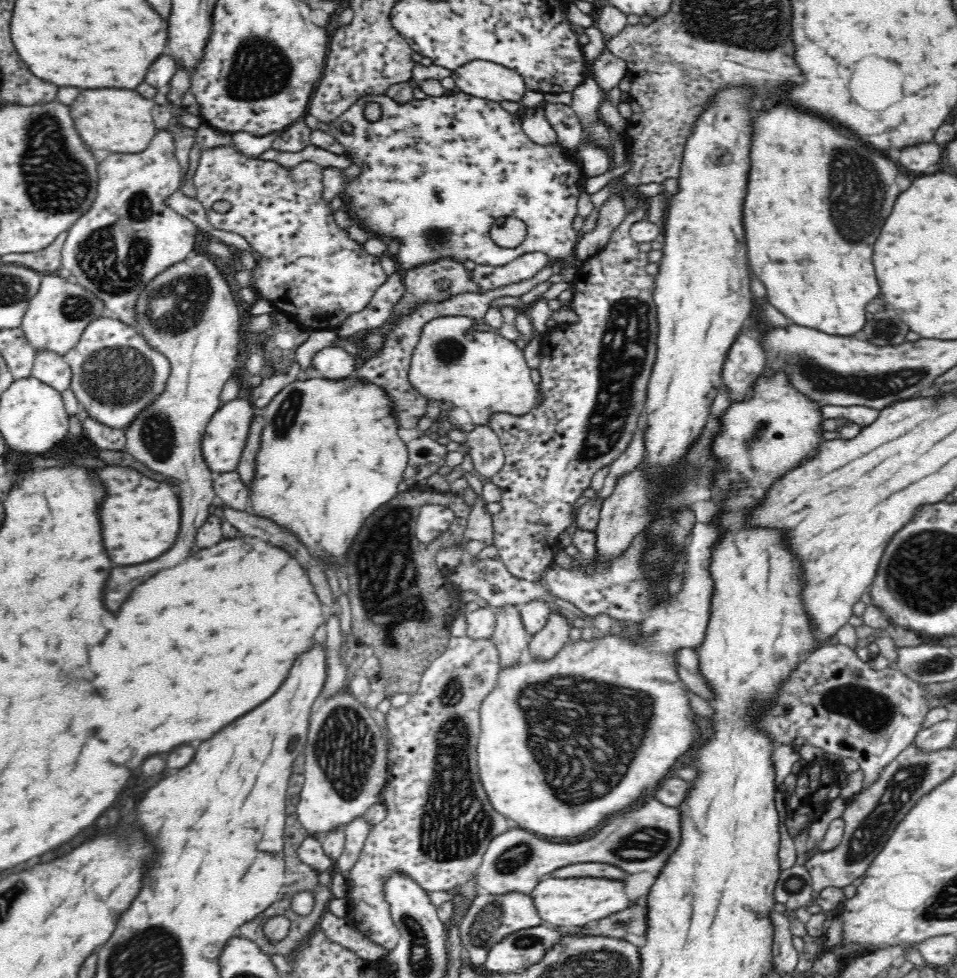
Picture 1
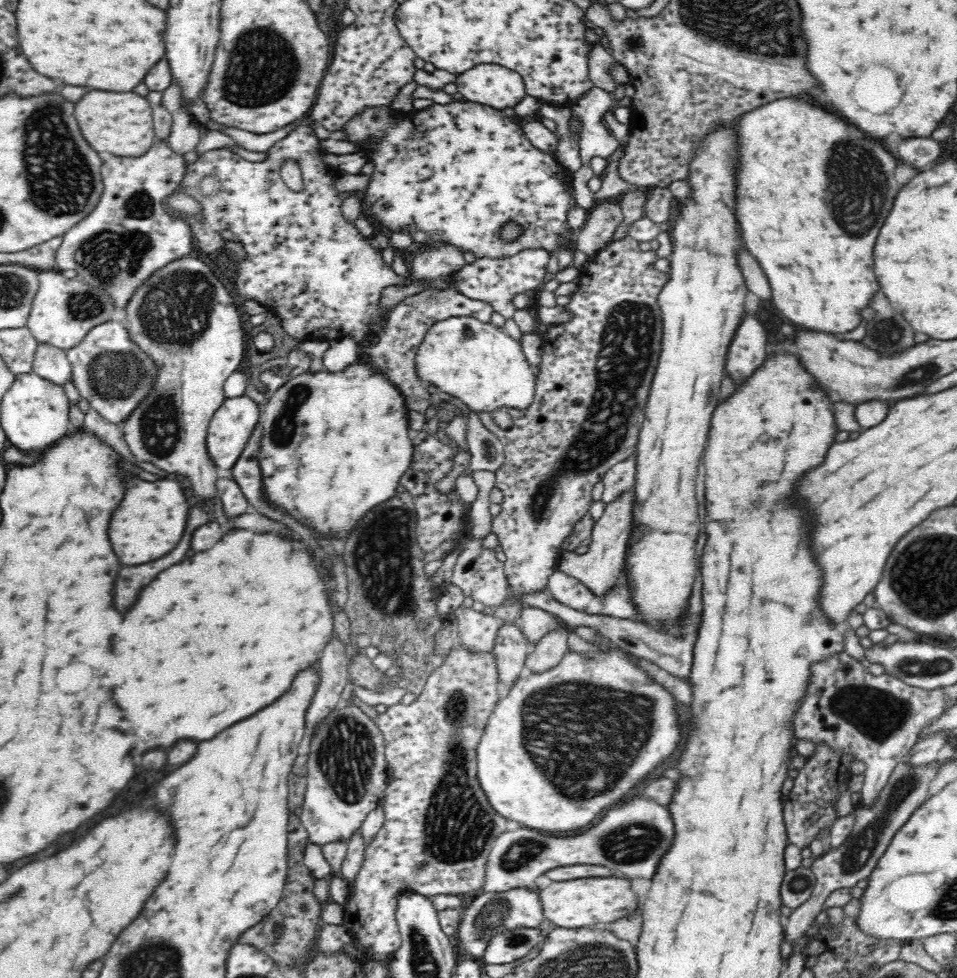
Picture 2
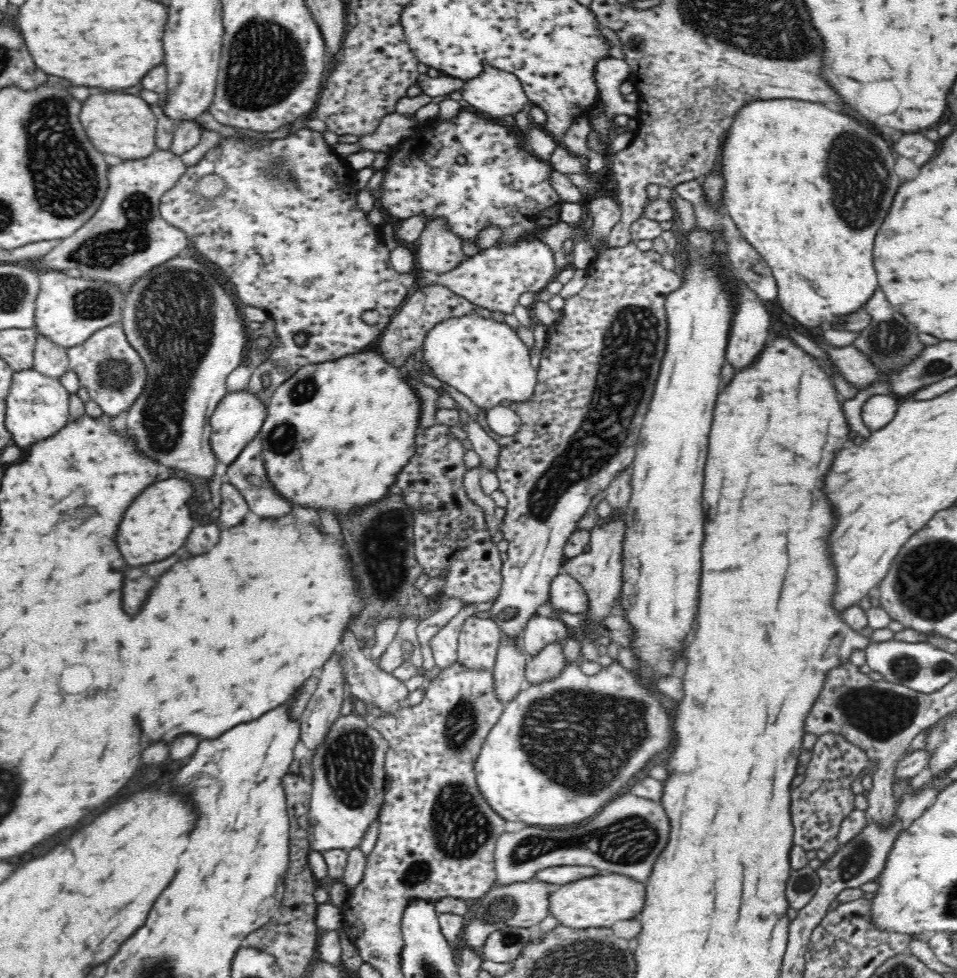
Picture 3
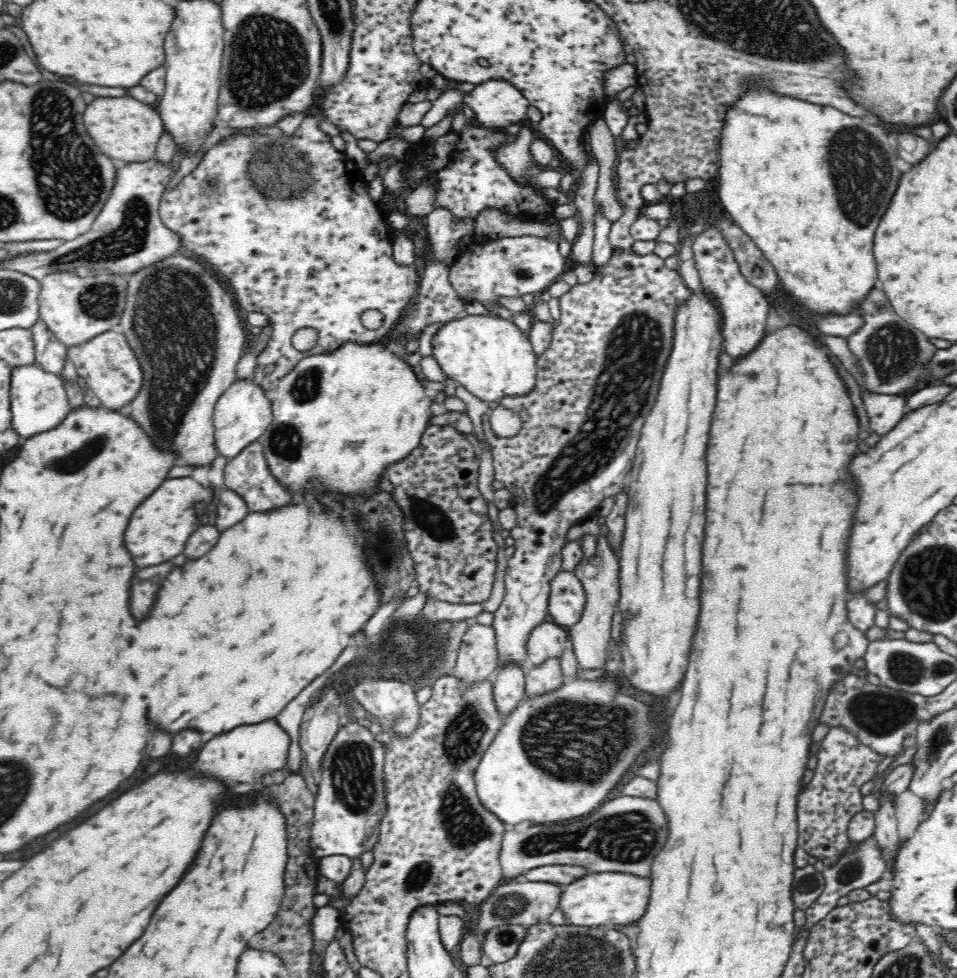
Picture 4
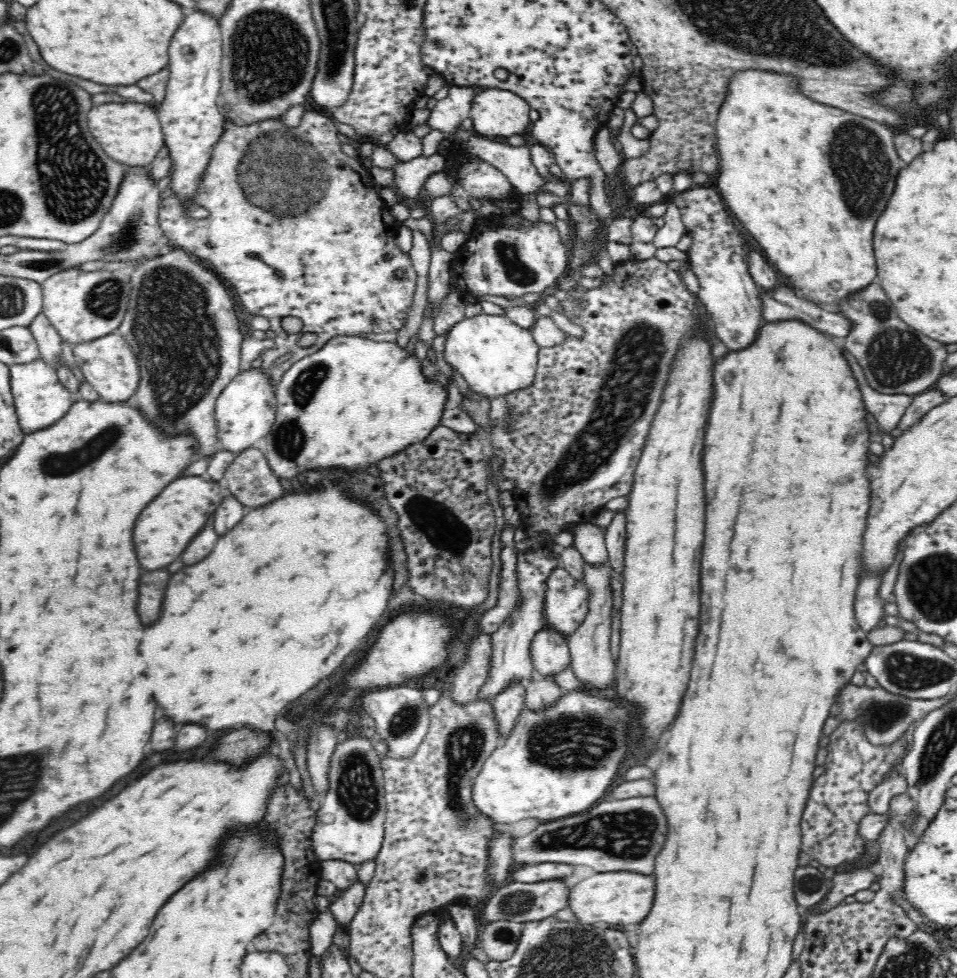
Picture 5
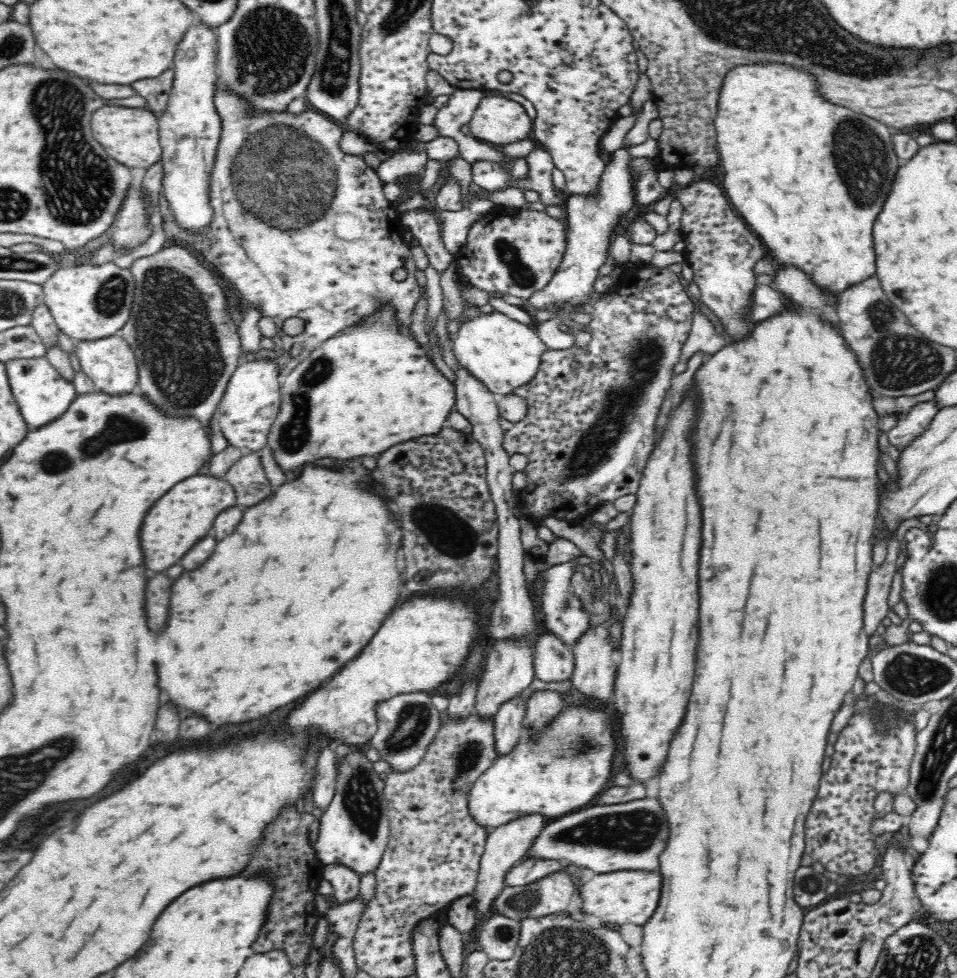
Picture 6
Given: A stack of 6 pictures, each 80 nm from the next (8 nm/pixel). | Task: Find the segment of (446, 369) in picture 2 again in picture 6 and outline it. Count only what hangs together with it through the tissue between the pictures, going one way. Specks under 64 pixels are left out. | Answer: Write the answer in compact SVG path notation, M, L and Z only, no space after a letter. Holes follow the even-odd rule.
M498 311L482 313L479 317L463 323L452 341L457 362L467 368L472 376L481 380L490 392L501 395L513 393L514 389L528 384L538 372L542 355L550 349L542 342L534 326L518 322Z

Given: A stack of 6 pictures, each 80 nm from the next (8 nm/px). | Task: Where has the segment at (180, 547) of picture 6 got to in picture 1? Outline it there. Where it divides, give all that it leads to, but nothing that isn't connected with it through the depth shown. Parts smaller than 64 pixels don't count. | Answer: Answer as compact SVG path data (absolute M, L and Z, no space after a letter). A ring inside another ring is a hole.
M112 465L100 468L98 476L108 490L108 498L100 506L100 520L104 544L112 562L118 566L140 564L170 550L180 530L180 502L172 485L146 478L130 468Z

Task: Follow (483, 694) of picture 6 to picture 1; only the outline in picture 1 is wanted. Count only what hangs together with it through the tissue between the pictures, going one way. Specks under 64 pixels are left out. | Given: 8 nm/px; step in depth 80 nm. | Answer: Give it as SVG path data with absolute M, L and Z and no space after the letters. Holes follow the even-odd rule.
M638 207L633 213L626 215L621 225L611 234L606 246L596 256L583 260L578 266L575 279L572 282L573 298L569 306L578 316L578 322L574 322L570 326L550 328L545 334L541 335L542 360L538 368L541 380L538 385L538 392L542 395L542 401L536 402L534 408L530 412L522 414L522 416L515 417L513 414L509 414L509 412L494 412L490 414L488 422L486 422L486 425L500 437L505 456L504 466L490 478L492 483L500 487L502 491L501 510L492 515L493 545L498 549L500 561L505 565L510 574L524 582L540 584L542 579L545 580L546 572L555 563L556 553L560 549L558 537L569 526L574 524L574 520L576 520L579 513L580 507L575 508L574 503L578 498L584 496L584 491L590 487L592 477L598 470L609 467L615 458L622 456L622 453L627 449L629 442L636 432L638 419L645 410L647 386L657 355L658 319L657 306L653 299L657 280L656 275L647 274L645 271L650 261L646 252L638 250L638 243L631 237L631 226L634 222L638 222L638 220L646 219L646 214L647 212L644 208Z

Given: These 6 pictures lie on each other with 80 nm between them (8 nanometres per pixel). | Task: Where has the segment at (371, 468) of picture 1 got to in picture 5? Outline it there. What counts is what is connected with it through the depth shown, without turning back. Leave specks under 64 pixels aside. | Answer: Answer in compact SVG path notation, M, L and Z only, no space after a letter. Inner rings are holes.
M334 336L320 350L310 354L310 356L301 358L295 362L283 375L278 383L274 384L275 398L277 399L277 412L275 423L272 425L270 432L263 438L258 445L263 449L267 461L279 478L294 478L296 474L304 470L316 470L316 468L342 468L346 472L358 472L366 470L366 464L376 464L382 458L398 452L398 448L408 448L414 442L420 442L426 435L429 435L438 425L442 424L444 416L447 415L450 408L448 400L447 387L434 378L428 378L422 372L421 361L412 350L412 344L401 347L397 344L393 336Z

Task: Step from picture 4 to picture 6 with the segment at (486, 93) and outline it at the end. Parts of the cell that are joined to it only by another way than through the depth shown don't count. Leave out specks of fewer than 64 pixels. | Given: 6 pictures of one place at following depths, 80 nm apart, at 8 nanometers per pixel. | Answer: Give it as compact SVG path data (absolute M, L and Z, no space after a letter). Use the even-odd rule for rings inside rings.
M484 98L470 122L472 137L492 146L526 140L533 131L533 120L524 107L506 98Z

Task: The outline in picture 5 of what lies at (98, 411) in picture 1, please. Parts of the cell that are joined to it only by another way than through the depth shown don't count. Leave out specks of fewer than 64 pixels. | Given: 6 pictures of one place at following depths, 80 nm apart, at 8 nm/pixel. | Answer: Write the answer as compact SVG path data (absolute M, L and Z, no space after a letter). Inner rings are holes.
M118 332L107 334L73 346L73 355L78 368L106 402L124 402L136 392L140 382L140 367L134 351Z

